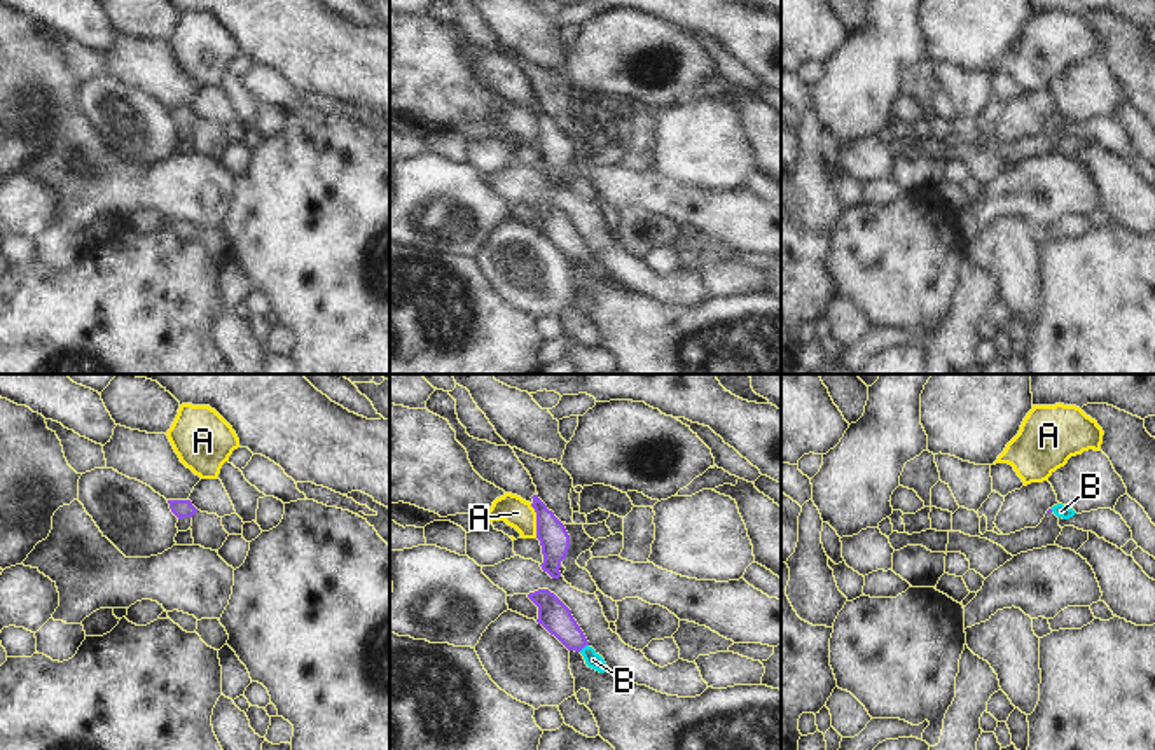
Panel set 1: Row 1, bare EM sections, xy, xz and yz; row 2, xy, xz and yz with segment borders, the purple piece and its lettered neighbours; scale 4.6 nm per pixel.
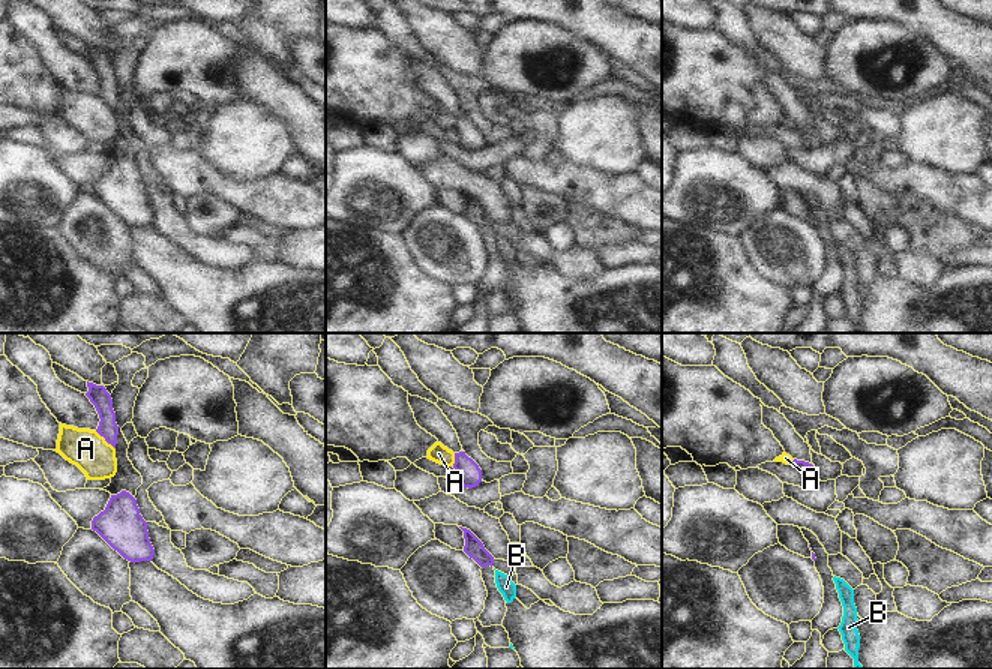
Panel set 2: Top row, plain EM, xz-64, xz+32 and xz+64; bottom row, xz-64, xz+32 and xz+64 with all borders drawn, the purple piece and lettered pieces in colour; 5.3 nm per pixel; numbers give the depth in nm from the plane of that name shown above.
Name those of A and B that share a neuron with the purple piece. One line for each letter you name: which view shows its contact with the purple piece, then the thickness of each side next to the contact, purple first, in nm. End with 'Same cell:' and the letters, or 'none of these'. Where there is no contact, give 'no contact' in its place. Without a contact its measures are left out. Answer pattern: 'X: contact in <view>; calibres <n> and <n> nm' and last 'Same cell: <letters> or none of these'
B: contact in xz; calibres 150 and 70 nm
Same cell: B

